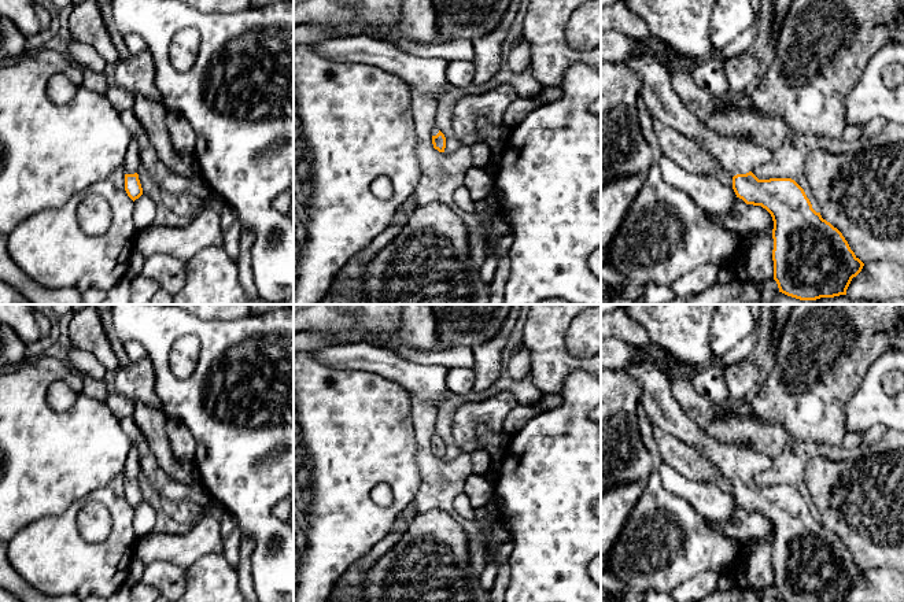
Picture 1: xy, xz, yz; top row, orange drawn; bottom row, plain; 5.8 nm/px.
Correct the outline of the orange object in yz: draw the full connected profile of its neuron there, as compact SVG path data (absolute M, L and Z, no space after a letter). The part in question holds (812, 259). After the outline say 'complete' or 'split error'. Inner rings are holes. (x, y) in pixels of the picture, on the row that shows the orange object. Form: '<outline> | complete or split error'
M649 53L623 62L641 75L639 97L653 119L694 140L734 176L737 197L771 214L774 280L779 292L800 300L846 295L864 263L842 233L812 208L794 180L759 180L752 173L756 166L767 163L771 154L761 145L711 130L686 108L674 89L672 74Z | split error

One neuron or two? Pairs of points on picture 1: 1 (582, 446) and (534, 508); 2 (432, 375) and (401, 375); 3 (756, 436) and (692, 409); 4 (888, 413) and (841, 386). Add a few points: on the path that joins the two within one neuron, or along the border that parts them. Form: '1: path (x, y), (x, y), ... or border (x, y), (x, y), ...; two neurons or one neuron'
1: path (567, 461), (552, 476), (546, 492); one neuron
2: path (424, 375), (409, 375); one neuron
3: path (740, 429), (715, 429), (708, 424); one neuron
4: border (871, 365), (860, 388), (845, 405), (844, 423); two neurons

